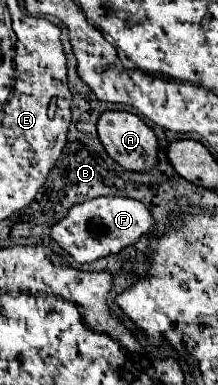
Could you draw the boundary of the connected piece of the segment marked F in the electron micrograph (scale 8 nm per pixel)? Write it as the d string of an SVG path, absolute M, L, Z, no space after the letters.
M97 197L71 207L69 213L51 229L51 237L69 255L73 255L77 263L93 263L101 257L119 253L121 249L137 243L143 235L153 233L153 229L153 215L141 201L127 197Z

